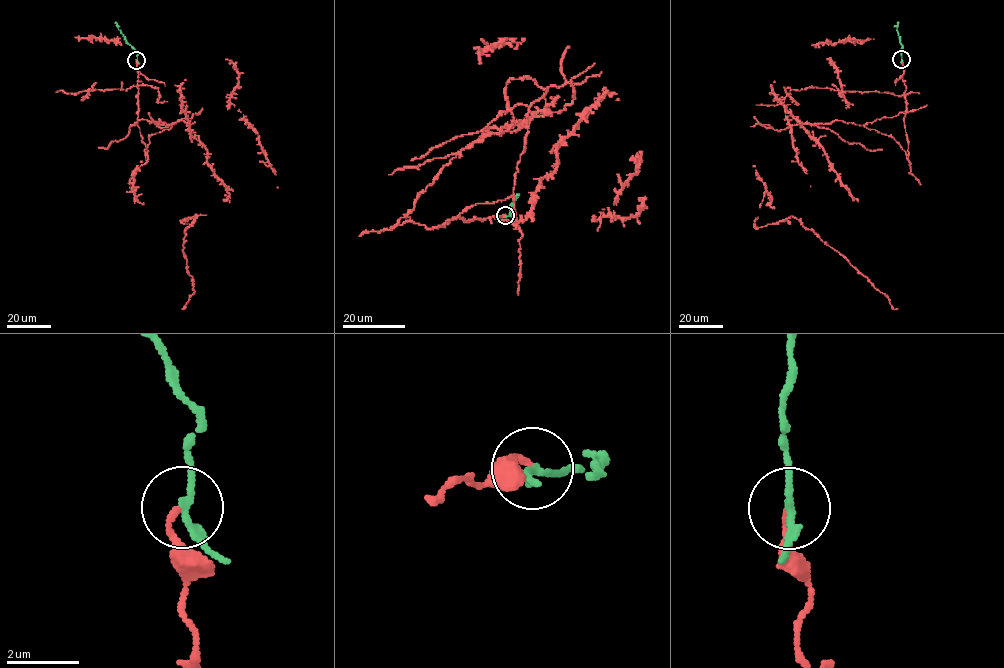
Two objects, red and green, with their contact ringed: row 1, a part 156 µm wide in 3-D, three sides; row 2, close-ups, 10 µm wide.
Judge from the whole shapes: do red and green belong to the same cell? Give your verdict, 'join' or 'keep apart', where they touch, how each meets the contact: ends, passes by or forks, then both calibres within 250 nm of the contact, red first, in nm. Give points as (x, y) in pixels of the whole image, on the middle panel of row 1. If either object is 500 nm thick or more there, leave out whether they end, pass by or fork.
keep apart; place (505, 215); red ends; green passes by; calibres 150 and 180 nm

